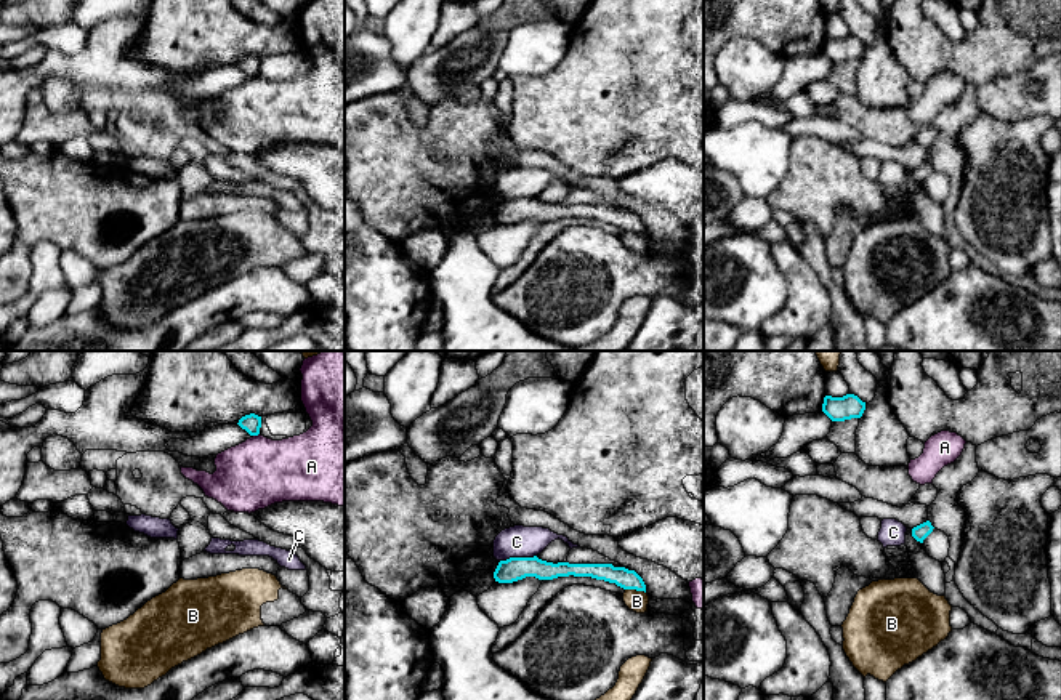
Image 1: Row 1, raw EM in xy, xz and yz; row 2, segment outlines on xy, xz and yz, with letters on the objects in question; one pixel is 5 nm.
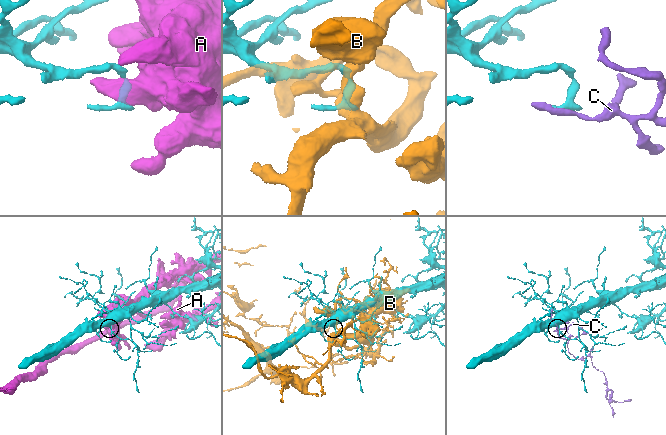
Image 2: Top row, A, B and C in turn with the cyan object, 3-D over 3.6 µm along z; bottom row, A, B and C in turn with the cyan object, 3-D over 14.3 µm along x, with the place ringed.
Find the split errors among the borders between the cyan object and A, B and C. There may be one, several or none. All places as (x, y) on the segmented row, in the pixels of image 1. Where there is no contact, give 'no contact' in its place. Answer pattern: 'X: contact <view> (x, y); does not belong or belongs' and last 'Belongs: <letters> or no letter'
A: contact xy (255, 434); does not belong
B: contact xz (635, 588); does not belong
C: contact xz (518, 558); does not belong
Belongs: no letter

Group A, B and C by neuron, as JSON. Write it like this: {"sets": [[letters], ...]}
{"sets": [["A"], ["B"], ["C"]]}

